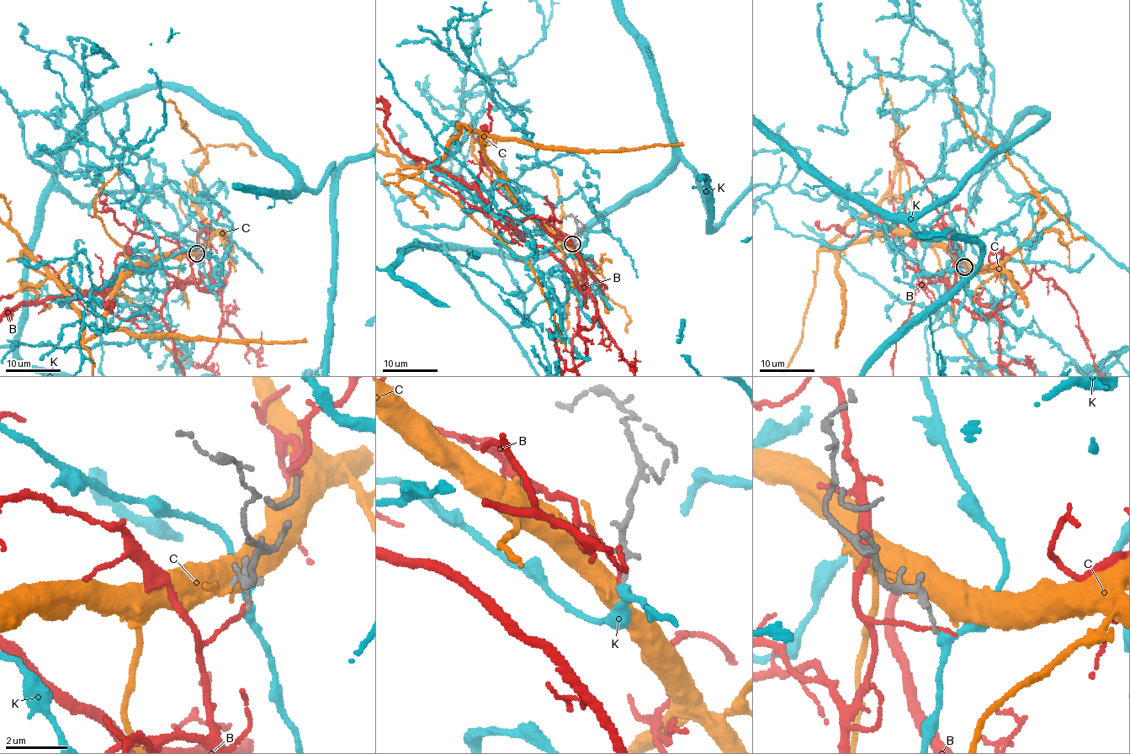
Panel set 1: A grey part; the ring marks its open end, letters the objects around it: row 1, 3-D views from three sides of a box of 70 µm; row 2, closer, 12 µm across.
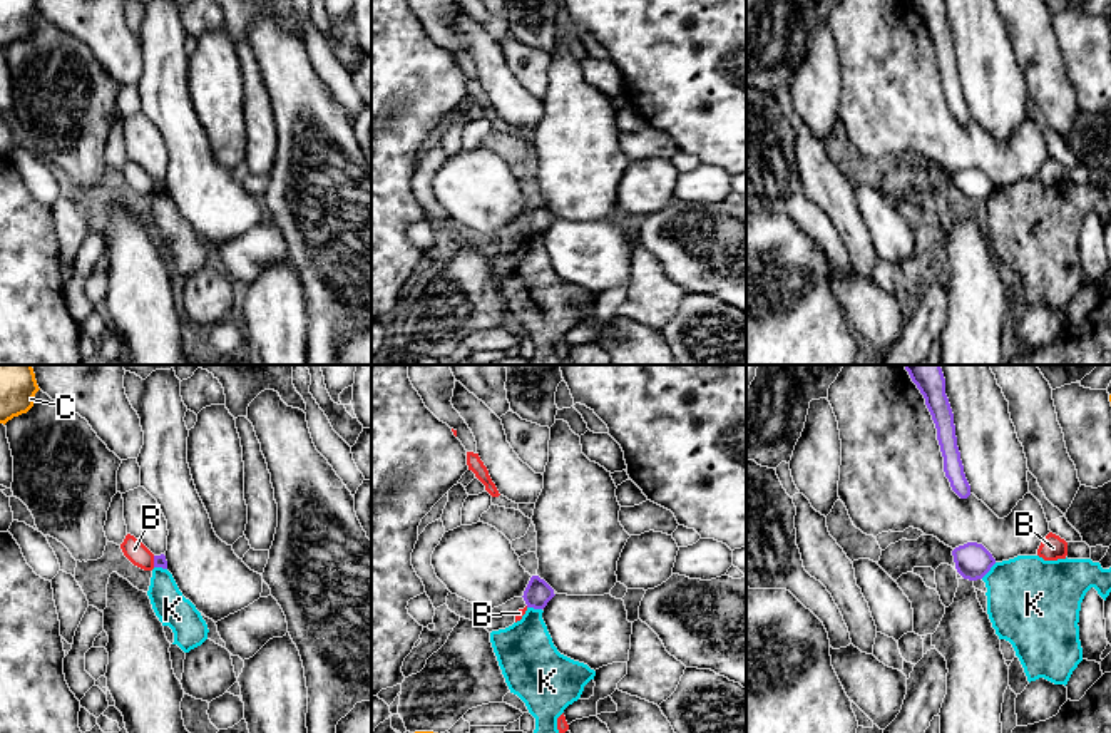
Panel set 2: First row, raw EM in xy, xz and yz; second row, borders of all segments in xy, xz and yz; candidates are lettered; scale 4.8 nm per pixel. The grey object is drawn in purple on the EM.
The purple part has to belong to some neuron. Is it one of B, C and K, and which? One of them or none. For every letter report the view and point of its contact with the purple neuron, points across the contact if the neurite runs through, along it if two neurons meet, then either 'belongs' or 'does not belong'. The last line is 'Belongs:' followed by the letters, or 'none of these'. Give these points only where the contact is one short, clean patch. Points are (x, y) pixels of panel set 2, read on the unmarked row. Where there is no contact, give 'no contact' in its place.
B: xy (154, 186) | along xy (153, 181), (154, 191) | does not belong
C: no contact | belongs
K: yz (988, 196) | along yz (996, 188), (981, 203) | does not belong
Belongs: C

